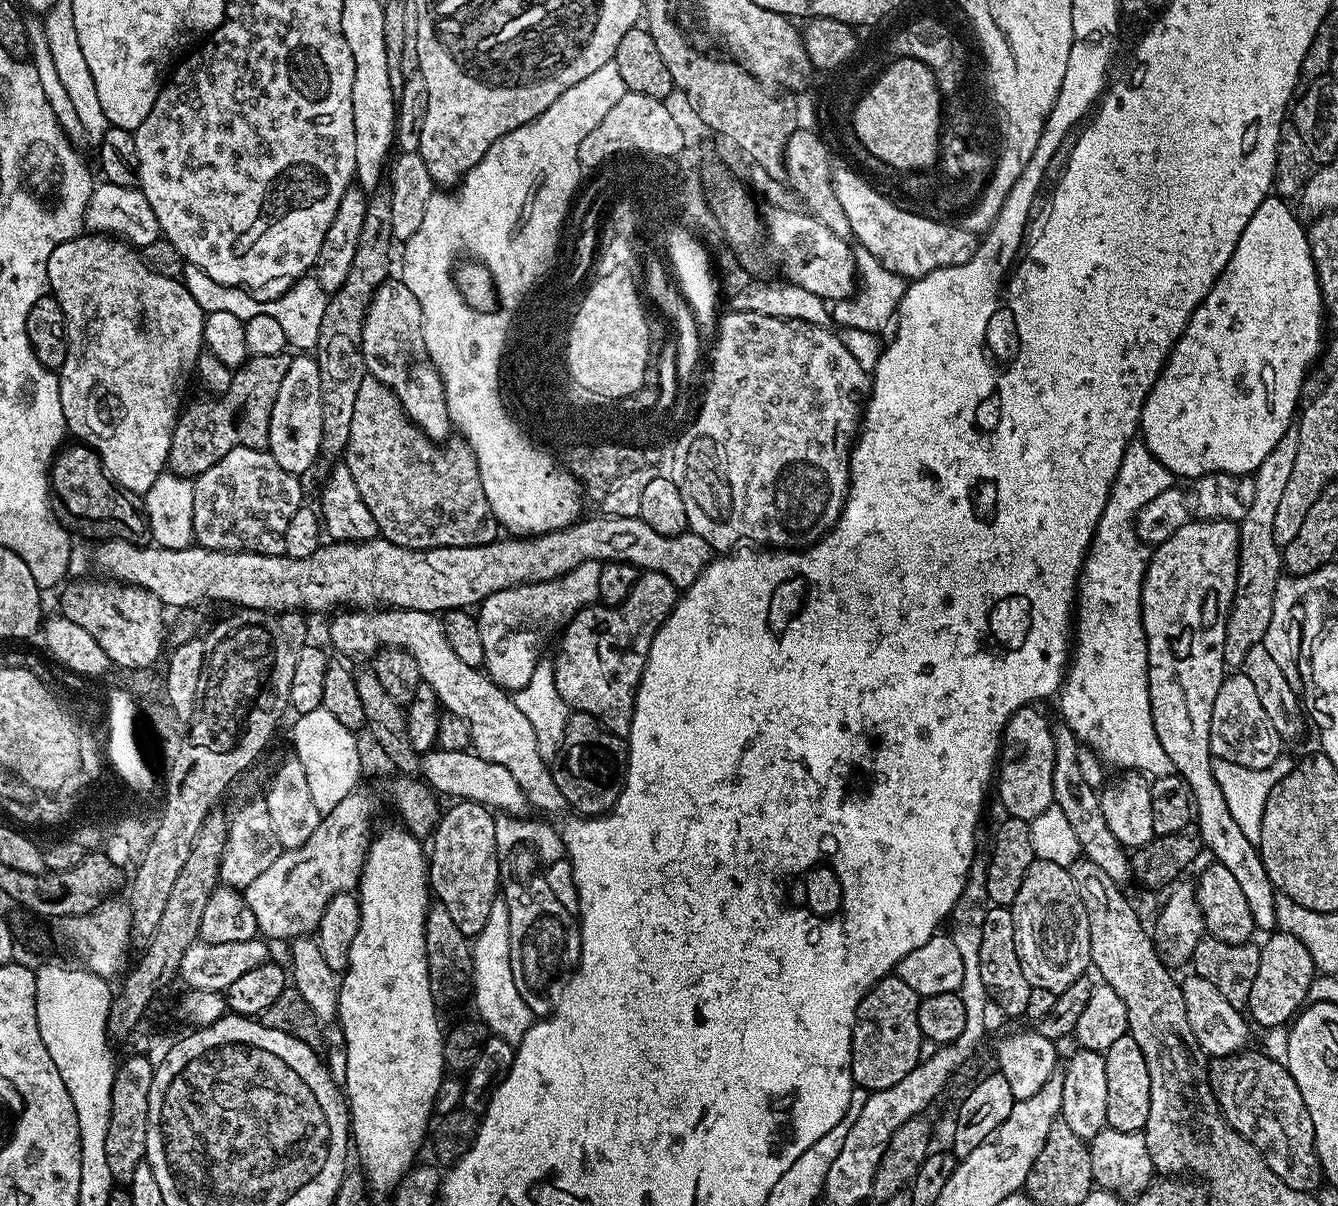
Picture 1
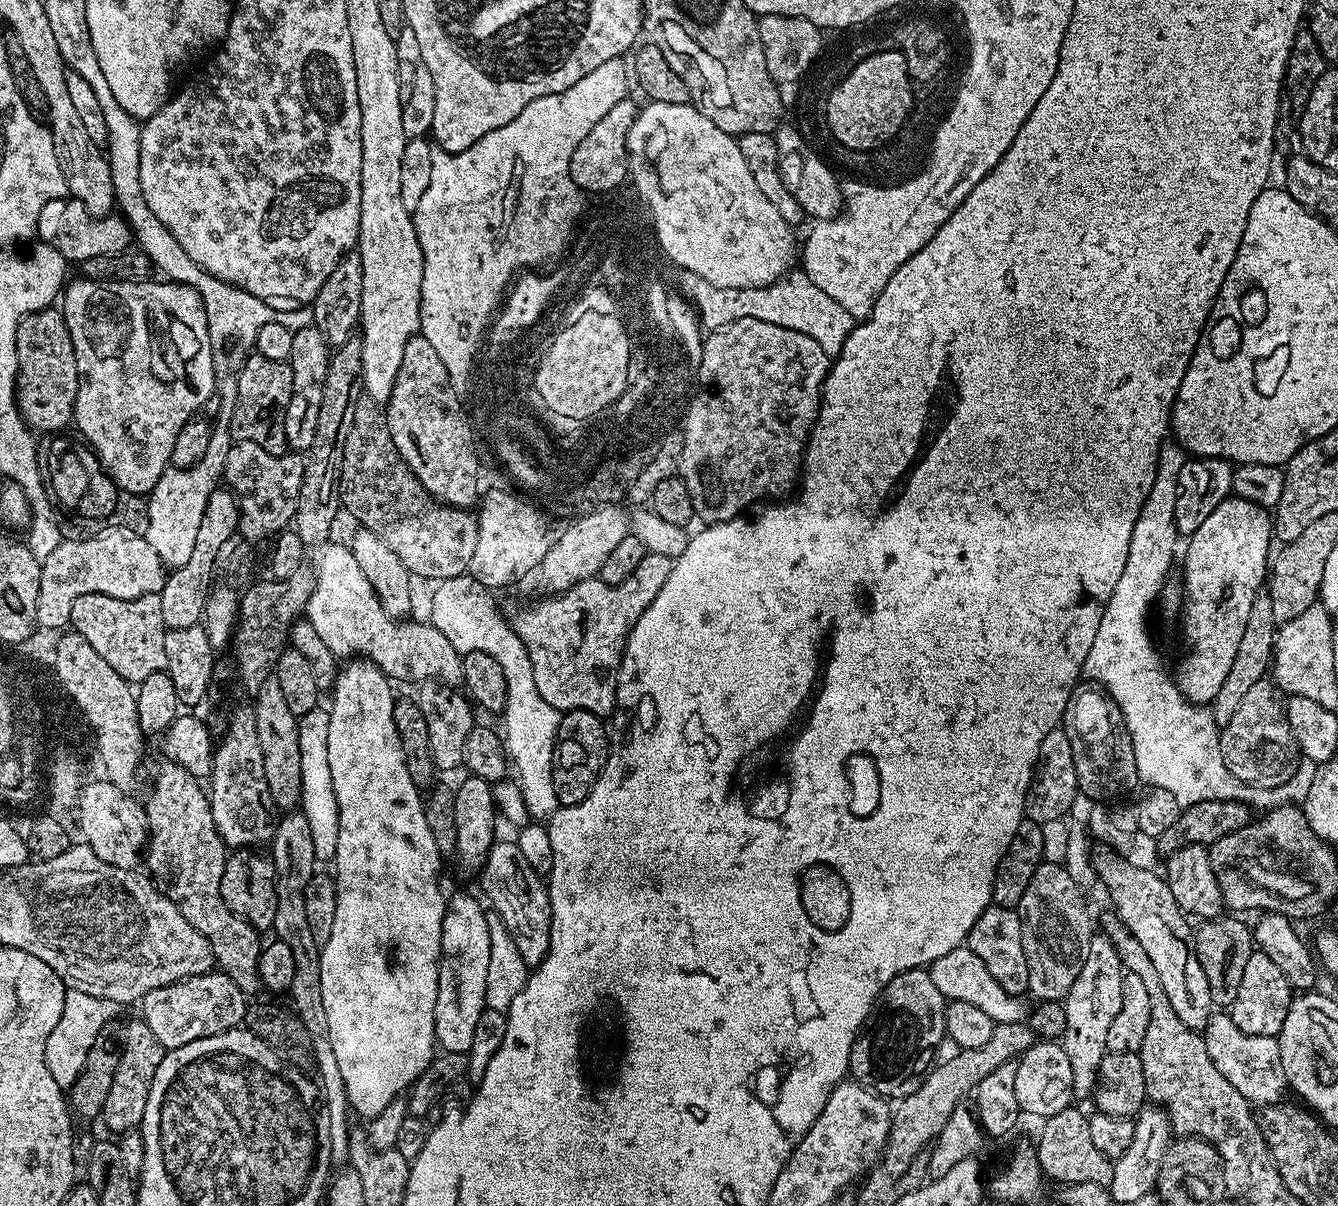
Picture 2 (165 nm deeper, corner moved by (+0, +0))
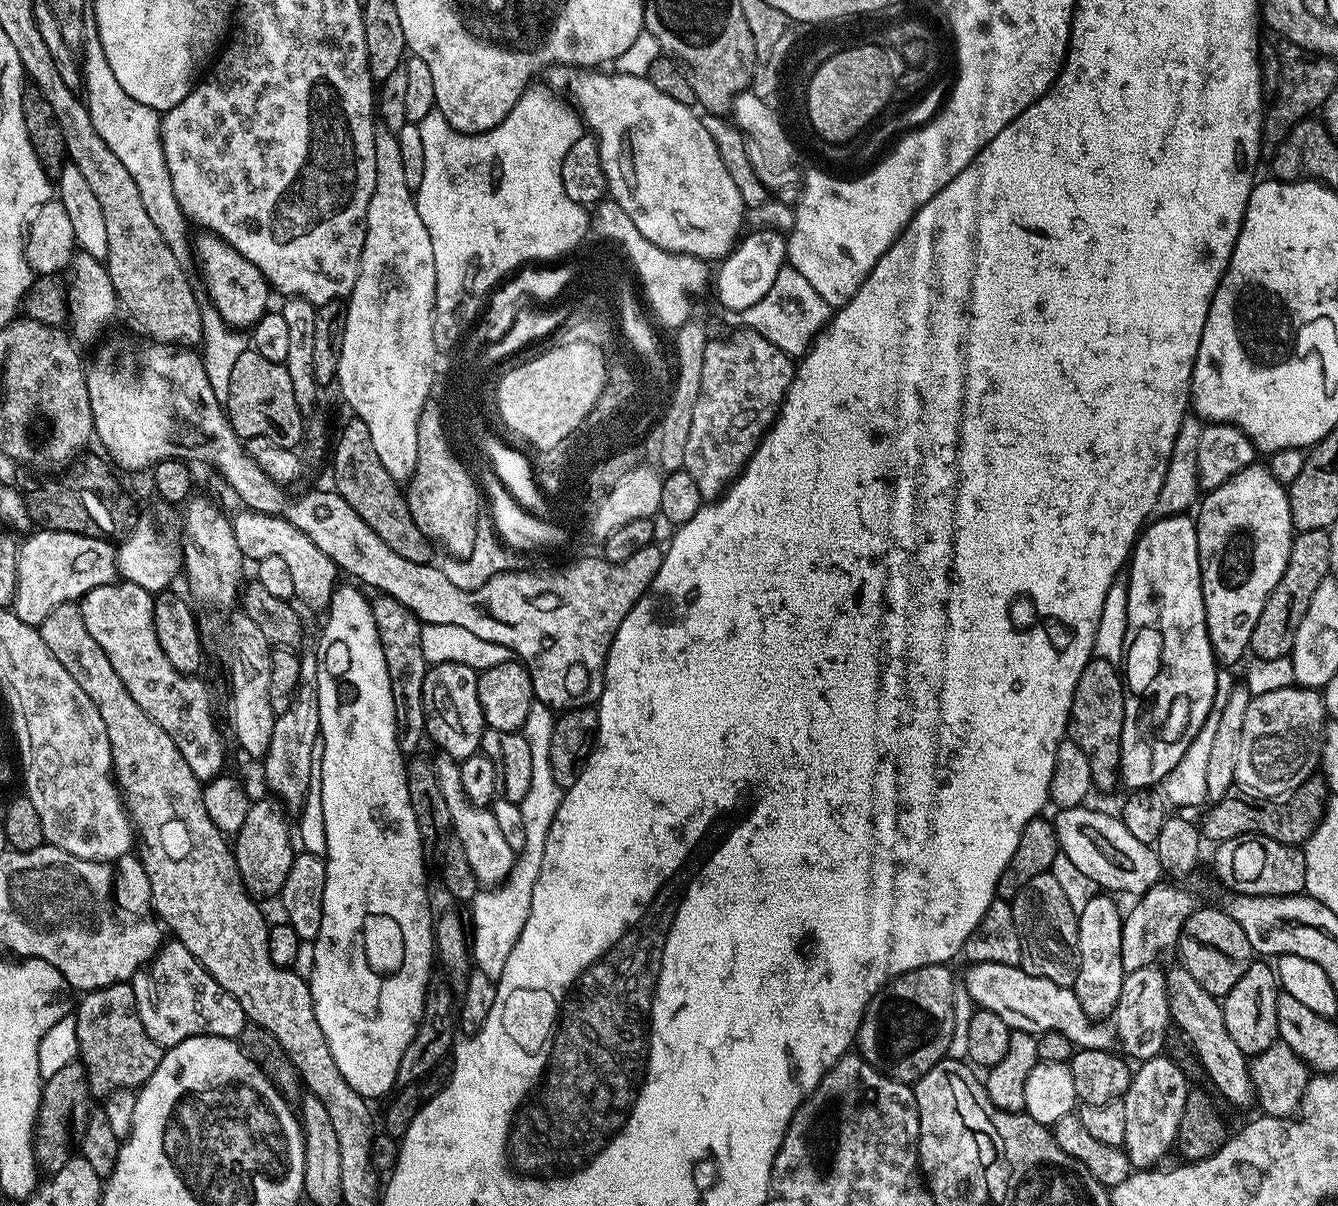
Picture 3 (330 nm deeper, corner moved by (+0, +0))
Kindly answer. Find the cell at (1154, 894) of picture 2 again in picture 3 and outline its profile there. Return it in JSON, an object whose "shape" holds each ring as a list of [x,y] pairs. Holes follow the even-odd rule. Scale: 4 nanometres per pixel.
{"shape":[[[1176,966],[1172,969],[1169,967],[1166,975],[1172,1024],[1180,1027],[1184,1031],[1185,1038],[1192,1043],[1192,1048],[1196,1051],[1196,1056],[1200,1059],[1200,1064],[1204,1067],[1209,1082],[1213,1084],[1211,1087],[1218,1094],[1220,1091],[1221,1096],[1229,1100],[1236,1108],[1244,1108],[1248,1103],[1251,1105],[1254,1093],[1248,1069],[1250,1060],[1242,1050],[1238,1050],[1234,1038],[1230,1038],[1230,1030],[1226,1030],[1226,1018],[1221,1001],[1206,990],[1202,990],[1202,986],[1198,986],[1198,982],[1190,978],[1190,974],[1183,966]]]}

